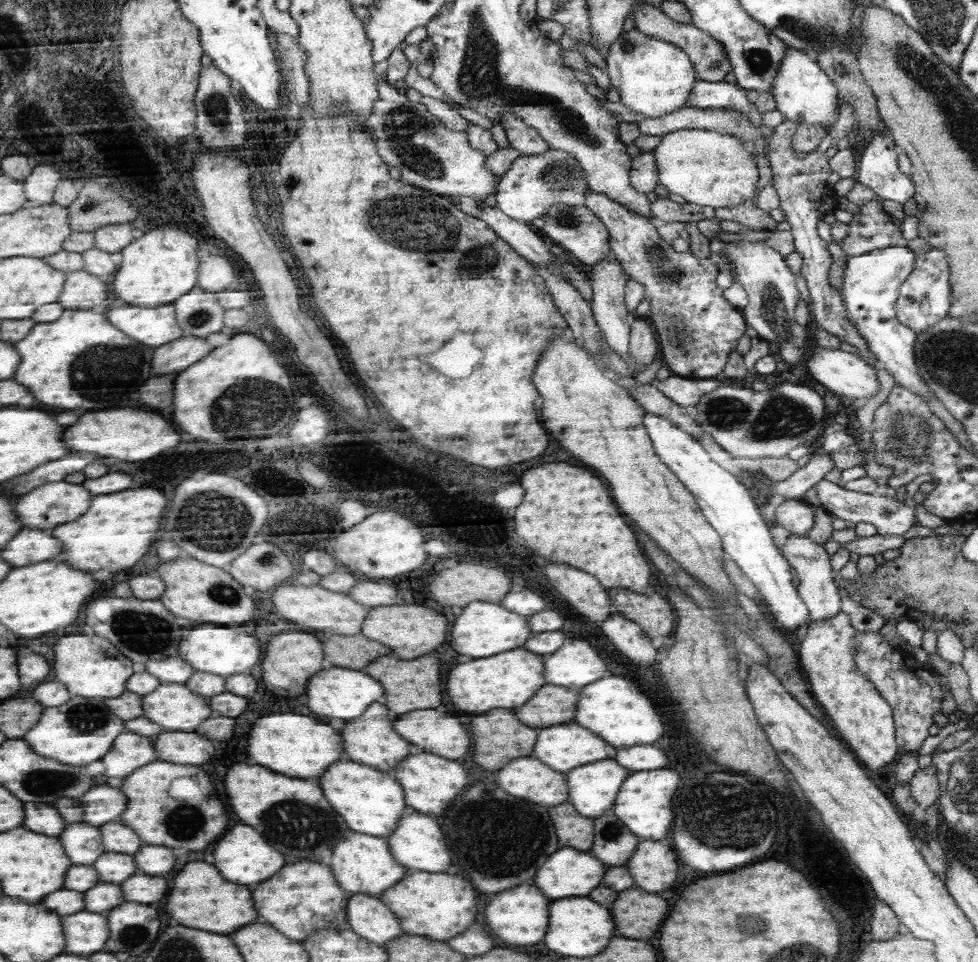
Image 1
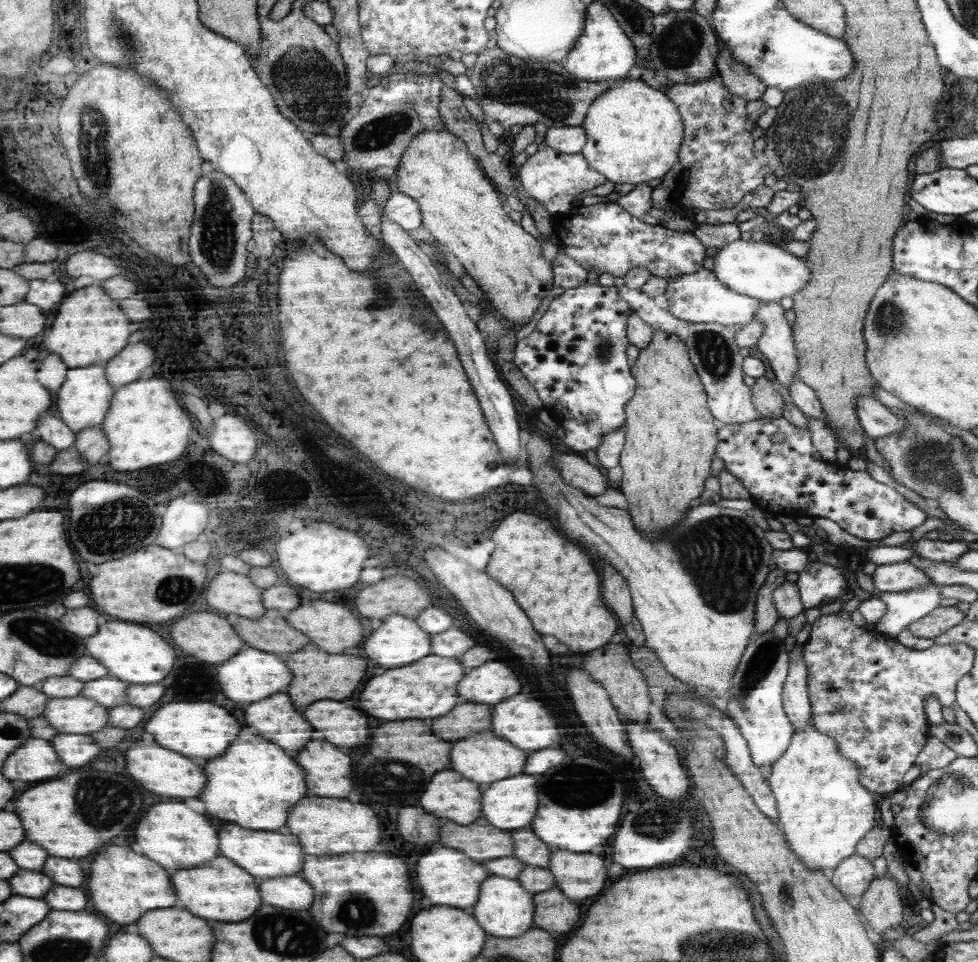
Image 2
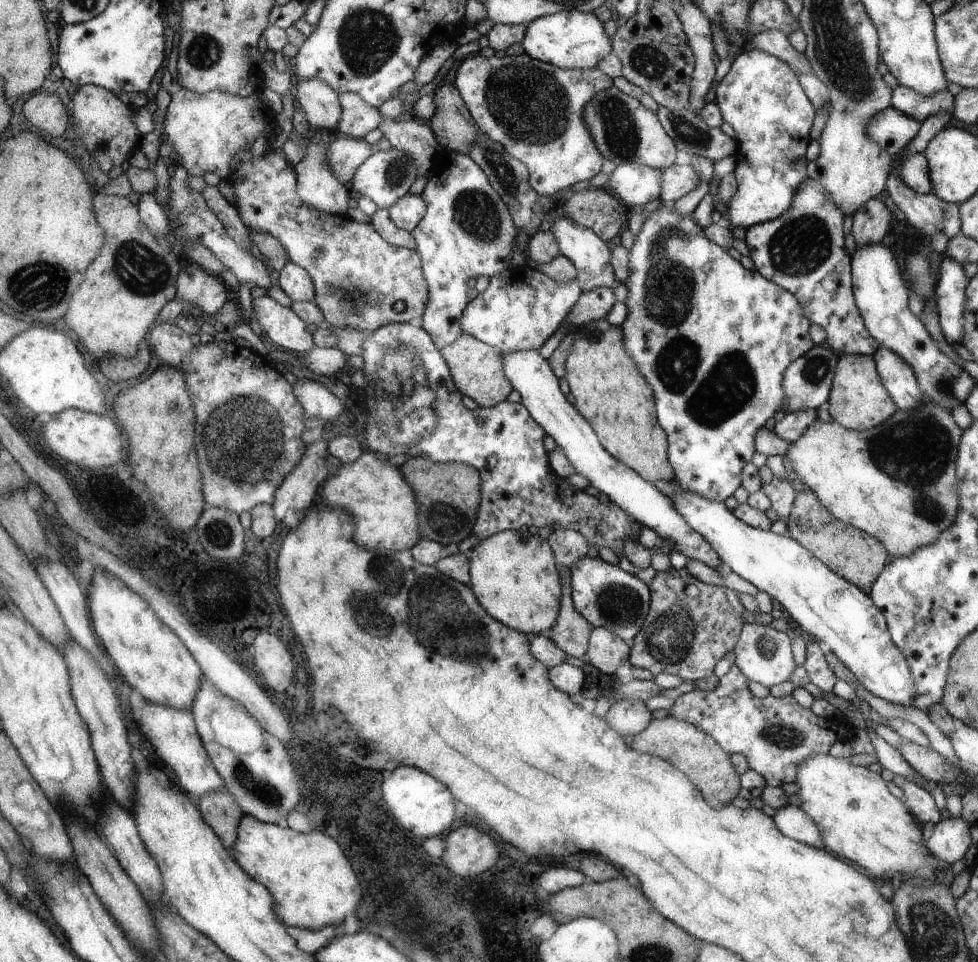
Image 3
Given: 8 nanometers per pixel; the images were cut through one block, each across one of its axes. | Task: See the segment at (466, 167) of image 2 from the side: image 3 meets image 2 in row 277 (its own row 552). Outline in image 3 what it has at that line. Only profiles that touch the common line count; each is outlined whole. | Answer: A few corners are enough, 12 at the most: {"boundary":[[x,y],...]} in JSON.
{"boundary":[[505,530],[471,549],[492,618],[547,633],[560,610],[549,542]]}

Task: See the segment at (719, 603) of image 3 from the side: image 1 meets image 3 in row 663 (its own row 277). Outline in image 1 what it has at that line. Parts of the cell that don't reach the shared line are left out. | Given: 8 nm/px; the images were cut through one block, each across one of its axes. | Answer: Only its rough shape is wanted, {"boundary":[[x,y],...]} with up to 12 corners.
{"boundary":[[588,188],[611,254],[644,286],[663,362],[720,378],[746,317],[713,257]]}

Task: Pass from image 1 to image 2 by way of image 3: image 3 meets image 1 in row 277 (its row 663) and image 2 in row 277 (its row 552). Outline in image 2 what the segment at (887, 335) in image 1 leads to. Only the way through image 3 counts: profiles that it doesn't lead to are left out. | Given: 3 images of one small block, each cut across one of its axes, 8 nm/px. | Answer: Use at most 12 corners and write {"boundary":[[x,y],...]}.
{"boundary":[[735,240],[715,275],[762,303],[811,280],[804,258],[767,240]]}

